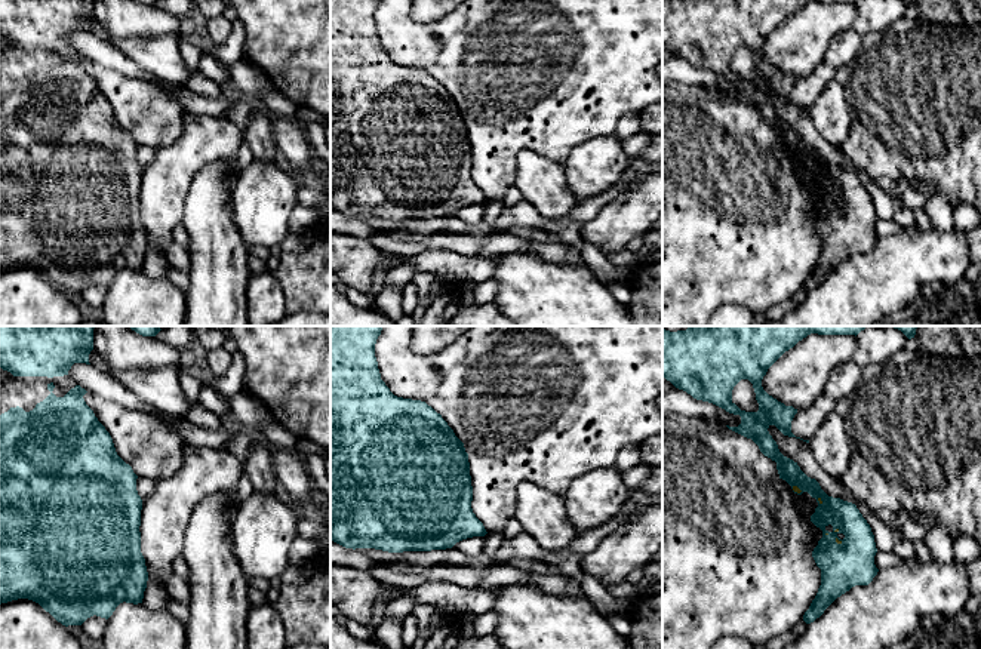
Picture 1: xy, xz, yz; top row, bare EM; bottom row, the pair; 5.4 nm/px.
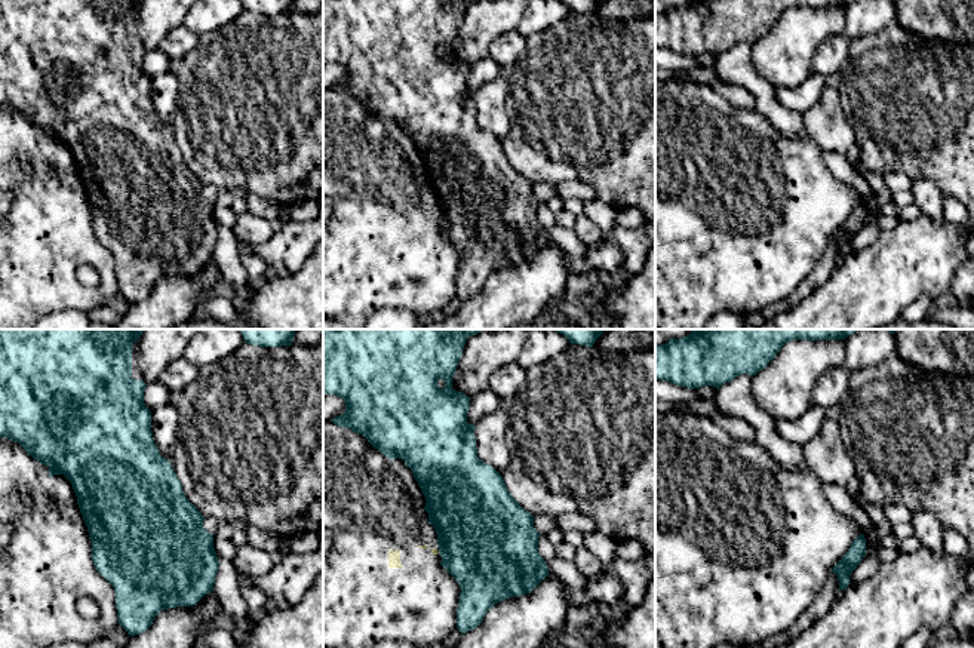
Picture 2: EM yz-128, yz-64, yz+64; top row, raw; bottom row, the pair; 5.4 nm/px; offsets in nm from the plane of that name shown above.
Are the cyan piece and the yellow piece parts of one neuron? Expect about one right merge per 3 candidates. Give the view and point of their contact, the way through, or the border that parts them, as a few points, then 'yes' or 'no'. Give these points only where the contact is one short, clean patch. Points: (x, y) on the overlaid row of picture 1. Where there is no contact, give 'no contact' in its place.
meets cyan in yz at (797, 486); no

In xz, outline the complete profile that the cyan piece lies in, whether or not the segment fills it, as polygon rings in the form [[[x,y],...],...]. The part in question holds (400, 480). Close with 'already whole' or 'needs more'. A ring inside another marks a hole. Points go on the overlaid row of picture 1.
[[[330,326],[330,541],[345,548],[375,548],[388,553],[431,551],[452,548],[456,542],[485,536],[488,532],[471,508],[473,486],[468,453],[448,422],[421,400],[394,396],[381,379],[375,344],[382,326]]]; already whole

